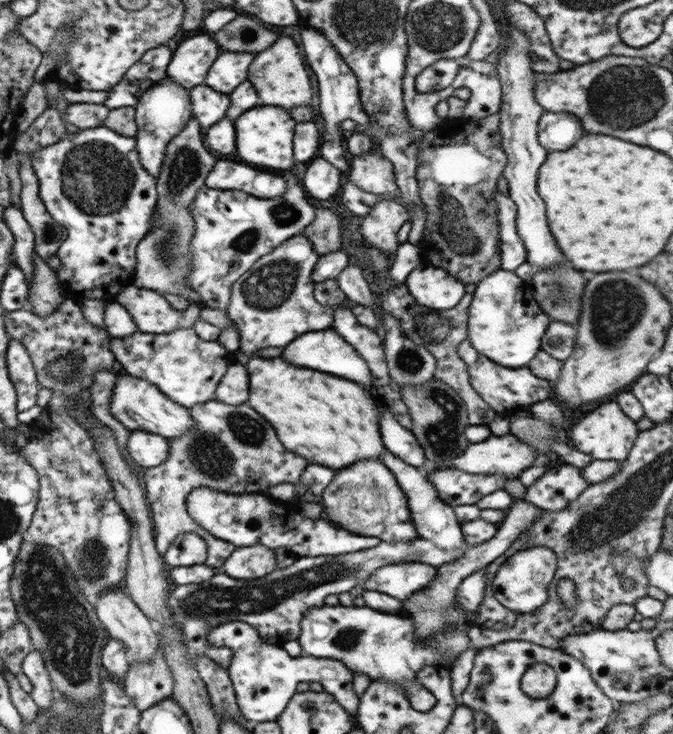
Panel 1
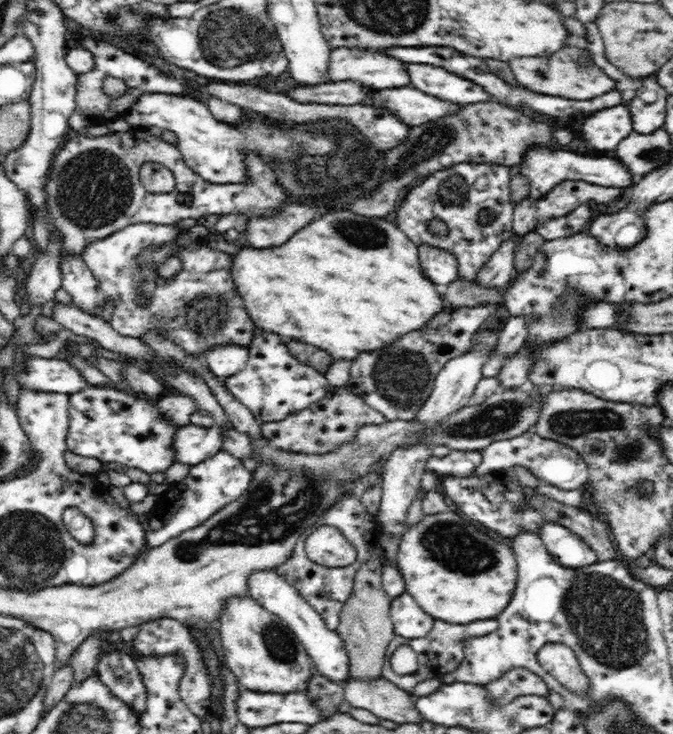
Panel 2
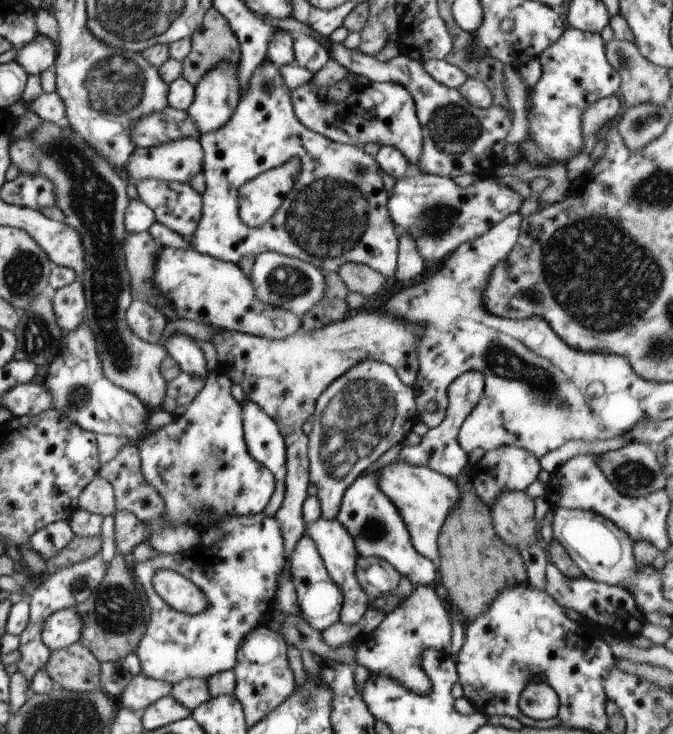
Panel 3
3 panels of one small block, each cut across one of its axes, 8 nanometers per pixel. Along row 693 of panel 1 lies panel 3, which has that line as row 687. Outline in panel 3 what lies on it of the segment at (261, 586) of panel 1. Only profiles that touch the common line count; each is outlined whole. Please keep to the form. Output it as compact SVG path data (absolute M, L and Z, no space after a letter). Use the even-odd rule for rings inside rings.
M141 672L137 676L133 676L127 684L127 688L119 694L117 702L127 706L129 710L133 710L135 714L143 712L149 704L157 702L159 698L169 696L169 690L173 686L169 682L157 682L149 676L143 676Z

